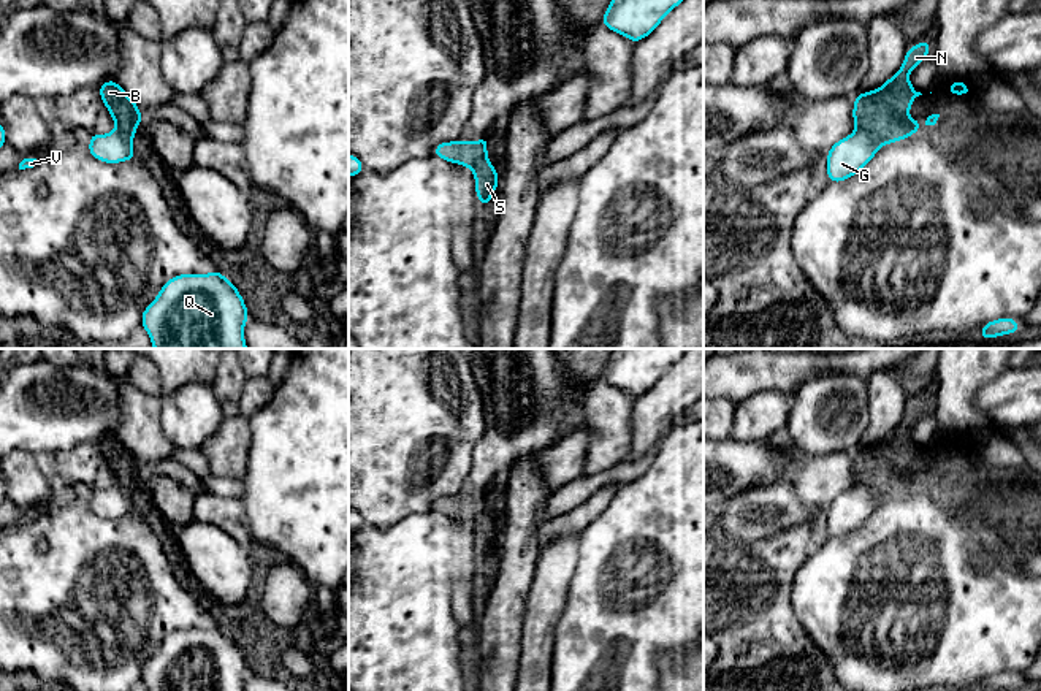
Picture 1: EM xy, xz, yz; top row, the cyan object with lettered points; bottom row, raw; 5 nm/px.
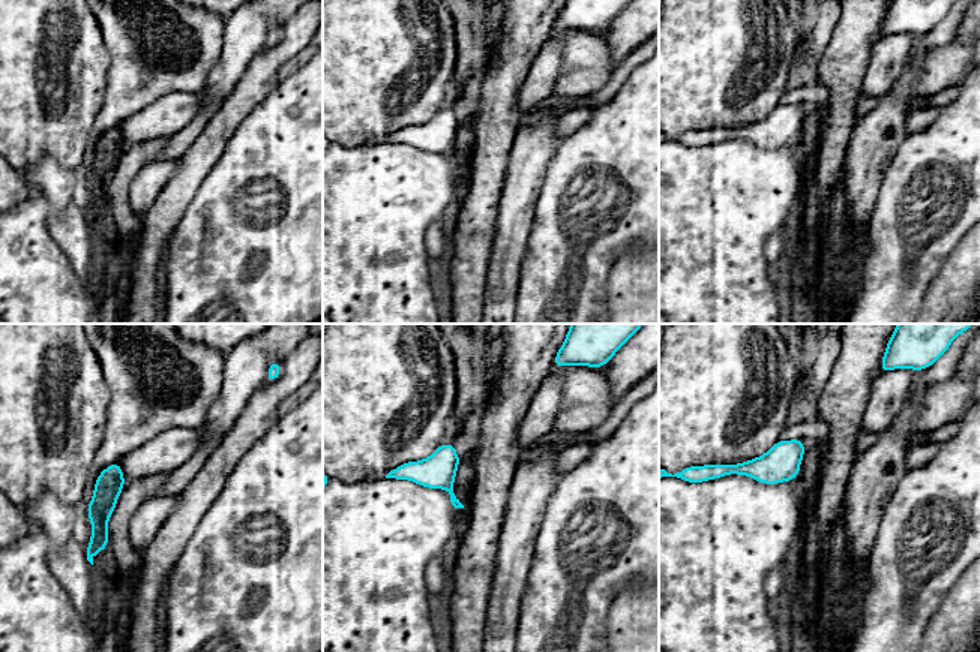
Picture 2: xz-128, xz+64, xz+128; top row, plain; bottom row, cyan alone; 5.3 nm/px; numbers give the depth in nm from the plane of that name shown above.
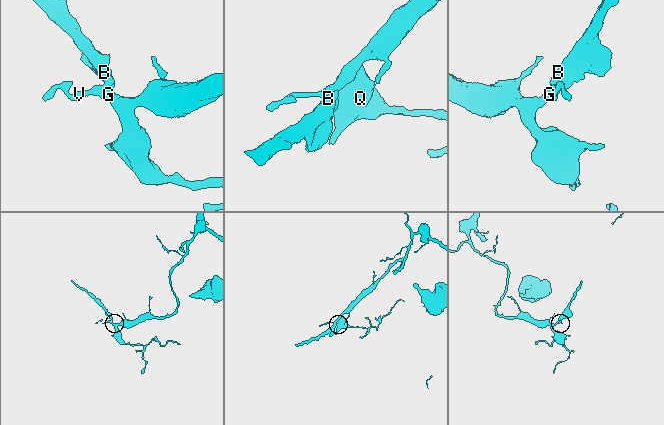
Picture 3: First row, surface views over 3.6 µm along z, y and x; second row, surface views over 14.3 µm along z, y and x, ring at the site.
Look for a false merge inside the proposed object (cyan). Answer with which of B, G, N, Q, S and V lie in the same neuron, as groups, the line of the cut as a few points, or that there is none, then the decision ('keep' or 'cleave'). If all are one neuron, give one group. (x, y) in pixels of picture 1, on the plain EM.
groups B N S / G Q V; cut xz (487, 493), (484, 509), (471, 523); cleave

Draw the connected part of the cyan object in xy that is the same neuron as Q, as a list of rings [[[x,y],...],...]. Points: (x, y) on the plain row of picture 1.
[[[215,624],[168,634],[143,666],[141,681],[149,691],[244,691],[247,674],[236,640]]]

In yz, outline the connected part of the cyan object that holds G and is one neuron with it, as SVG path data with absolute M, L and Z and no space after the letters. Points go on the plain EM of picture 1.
M859 485L837 496L827 510L829 537L841 537L857 529L878 507L868 488Z

